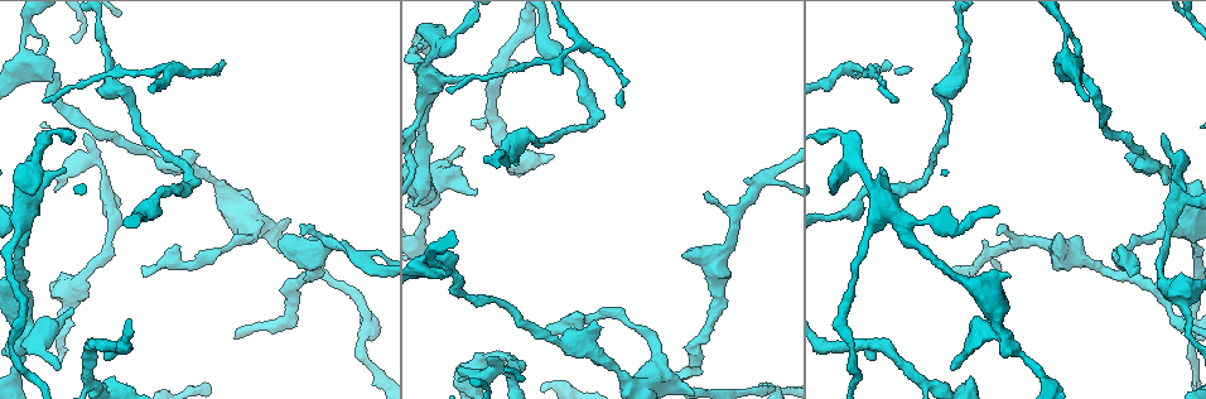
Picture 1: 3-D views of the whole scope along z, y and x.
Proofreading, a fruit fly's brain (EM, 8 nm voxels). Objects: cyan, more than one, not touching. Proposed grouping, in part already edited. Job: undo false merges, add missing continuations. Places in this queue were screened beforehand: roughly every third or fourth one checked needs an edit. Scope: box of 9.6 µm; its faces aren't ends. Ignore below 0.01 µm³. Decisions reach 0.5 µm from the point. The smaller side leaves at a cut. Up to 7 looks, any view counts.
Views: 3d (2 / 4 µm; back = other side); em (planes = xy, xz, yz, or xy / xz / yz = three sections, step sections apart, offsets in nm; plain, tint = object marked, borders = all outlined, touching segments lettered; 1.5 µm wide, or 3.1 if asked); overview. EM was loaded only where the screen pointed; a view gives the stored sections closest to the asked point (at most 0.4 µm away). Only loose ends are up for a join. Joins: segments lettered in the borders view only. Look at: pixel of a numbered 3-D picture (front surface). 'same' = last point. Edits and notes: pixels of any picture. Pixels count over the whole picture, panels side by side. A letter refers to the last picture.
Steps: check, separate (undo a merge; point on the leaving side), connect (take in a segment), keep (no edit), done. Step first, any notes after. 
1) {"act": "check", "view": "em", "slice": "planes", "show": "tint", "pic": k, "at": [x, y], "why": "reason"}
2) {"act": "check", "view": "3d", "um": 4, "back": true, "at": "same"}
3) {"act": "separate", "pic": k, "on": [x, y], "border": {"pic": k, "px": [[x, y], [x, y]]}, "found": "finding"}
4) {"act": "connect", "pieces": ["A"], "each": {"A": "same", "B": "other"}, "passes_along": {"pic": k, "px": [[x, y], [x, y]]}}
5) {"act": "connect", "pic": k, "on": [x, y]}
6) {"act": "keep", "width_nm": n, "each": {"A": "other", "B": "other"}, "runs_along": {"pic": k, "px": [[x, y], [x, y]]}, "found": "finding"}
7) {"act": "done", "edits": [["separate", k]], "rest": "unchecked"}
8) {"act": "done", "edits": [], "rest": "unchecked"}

{"act": "check", "view": "3d", "um": 4, "pic": 1, "at": [503, 62], "why": "branch point"}

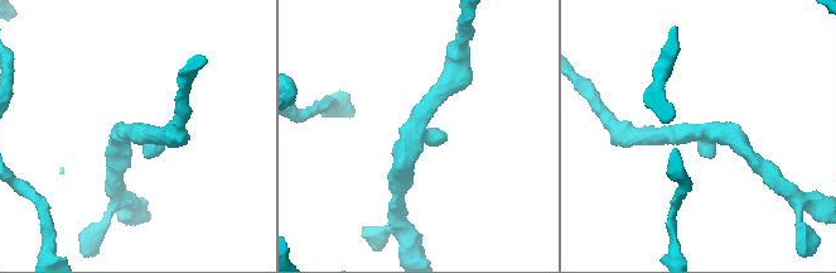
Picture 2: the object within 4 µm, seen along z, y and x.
{"act": "check", "view": "em", "slice": "xz", "step": 4, "show": "tint", "pic": 2, "at": [134, 131], "why": "need the tissue"}

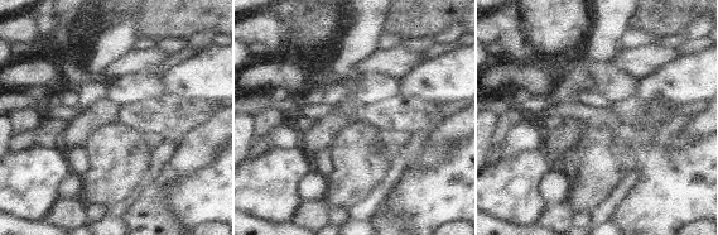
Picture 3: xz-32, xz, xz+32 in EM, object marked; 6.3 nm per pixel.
{"act": "check", "view": "em", "slice": "planes", "show": "borders", "at": "same", "why": "cut it another way"}

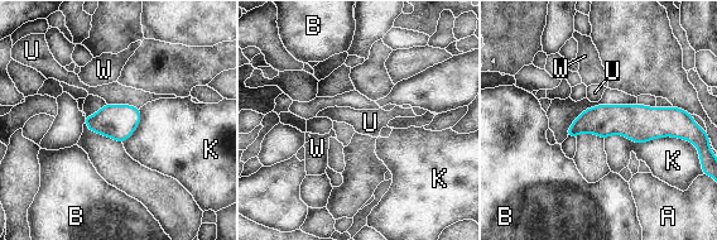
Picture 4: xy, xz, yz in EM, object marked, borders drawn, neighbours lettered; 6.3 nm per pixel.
{"act": "keep", "each": {"A": "other", "B": "other", "K": "other", "U": "other", "W": "other"}, "runs_along": {"pic": 4, "px": [[675, 111], [569, 133]]}, "found": "one neuron here"}

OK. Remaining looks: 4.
{"act": "check", "view": "3d", "um": 2, "back": true, "pic": 1, "at": [500, 371], "why": "thick turns thin"}

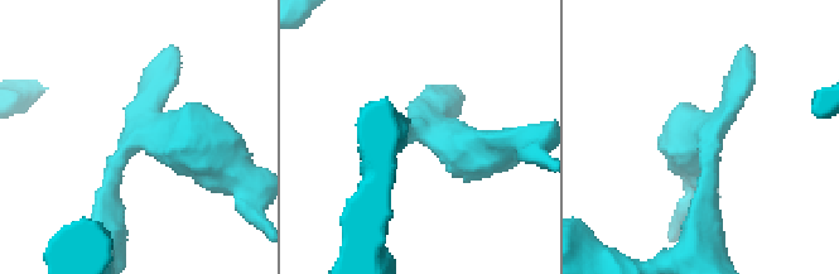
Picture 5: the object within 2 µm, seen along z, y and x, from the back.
{"act": "check", "view": "em", "slice": "planes", "show": "borders", "pic": 5, "at": [139, 136], "why": "shape alone is not enough"}

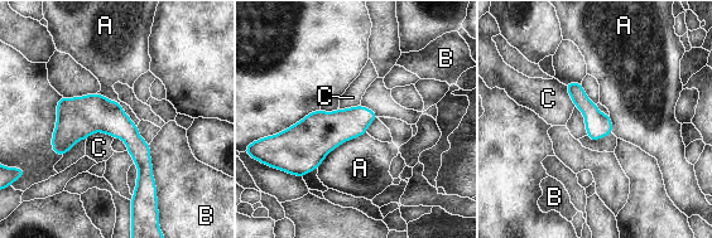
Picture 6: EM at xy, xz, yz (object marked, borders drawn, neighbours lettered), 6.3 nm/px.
{"act": "keep", "each": {"A": "other", "B": "other", "C": "other"}, "runs_along": {"pic": 6, "px": [[63, 100], [134, 142], [140, 192]]}, "found": "all the same neuron"}

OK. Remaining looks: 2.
{"act": "done", "edits": [], "rest": "unchecked"}

